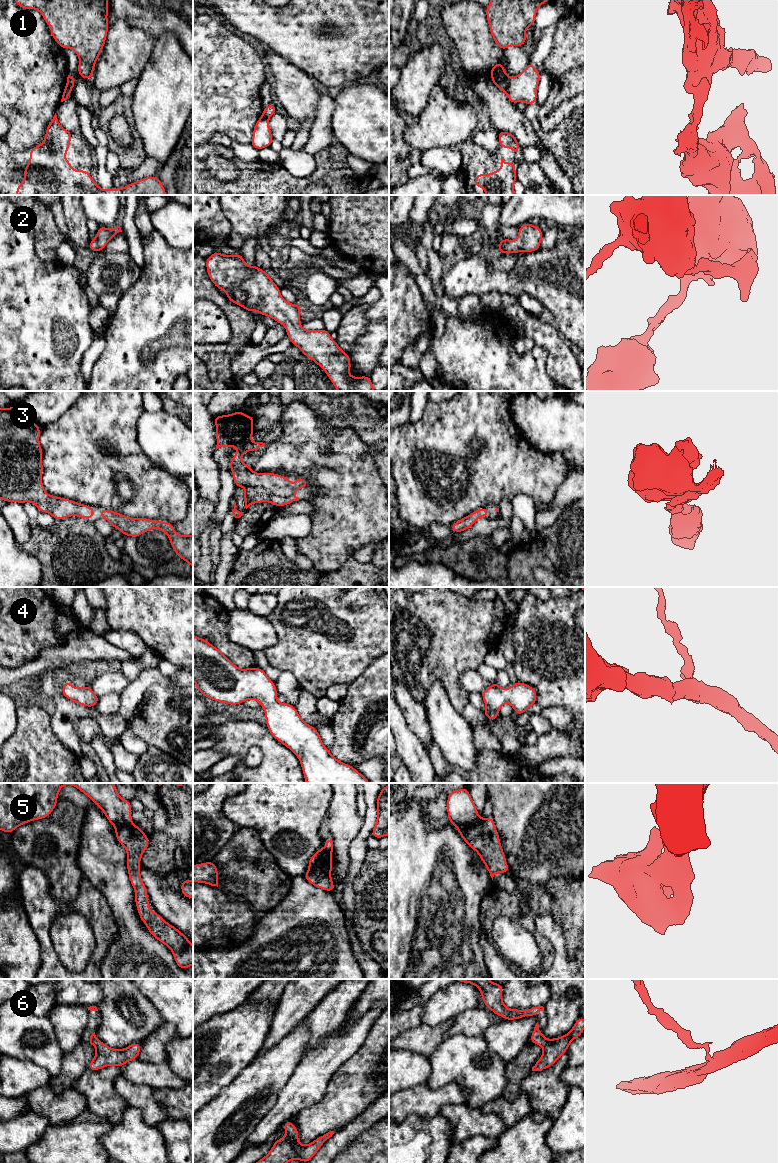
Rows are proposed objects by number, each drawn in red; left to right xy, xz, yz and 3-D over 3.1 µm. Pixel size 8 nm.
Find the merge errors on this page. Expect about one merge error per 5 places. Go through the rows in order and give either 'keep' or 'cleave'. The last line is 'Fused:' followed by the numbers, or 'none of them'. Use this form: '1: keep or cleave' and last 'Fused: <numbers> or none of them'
1: cleave
2: keep
3: keep
4: keep
5: cleave
6: keep
Fused: 1, 5

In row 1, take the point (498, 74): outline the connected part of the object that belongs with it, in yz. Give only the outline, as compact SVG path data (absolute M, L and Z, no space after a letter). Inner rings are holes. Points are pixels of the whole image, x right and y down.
M500 61L491 68L490 75L494 85L505 92L508 86L508 75Z

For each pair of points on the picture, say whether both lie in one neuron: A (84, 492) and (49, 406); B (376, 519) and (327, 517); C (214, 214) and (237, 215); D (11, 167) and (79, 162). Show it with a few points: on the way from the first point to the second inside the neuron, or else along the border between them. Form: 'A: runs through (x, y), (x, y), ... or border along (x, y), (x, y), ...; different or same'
A: border along (72, 404), (58, 418), (40, 427); different
B: runs through (364, 519), (339, 519); same
C: border along (219, 205), (230, 223), (229, 234); different
D: runs through (28, 166), (62, 164); same

